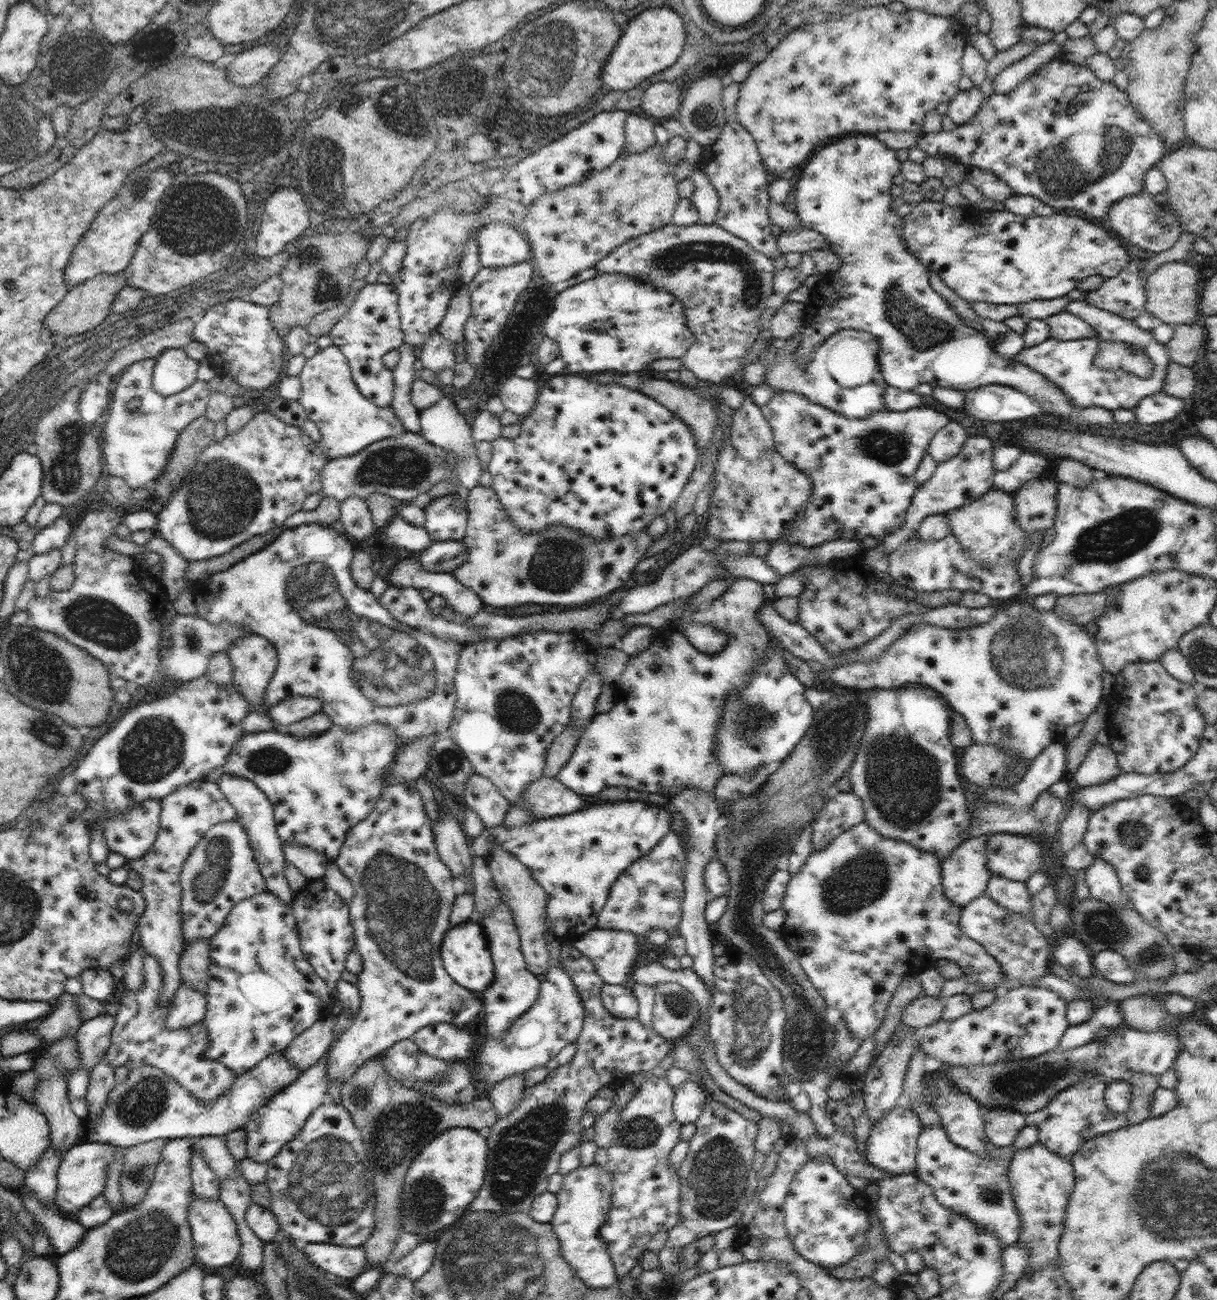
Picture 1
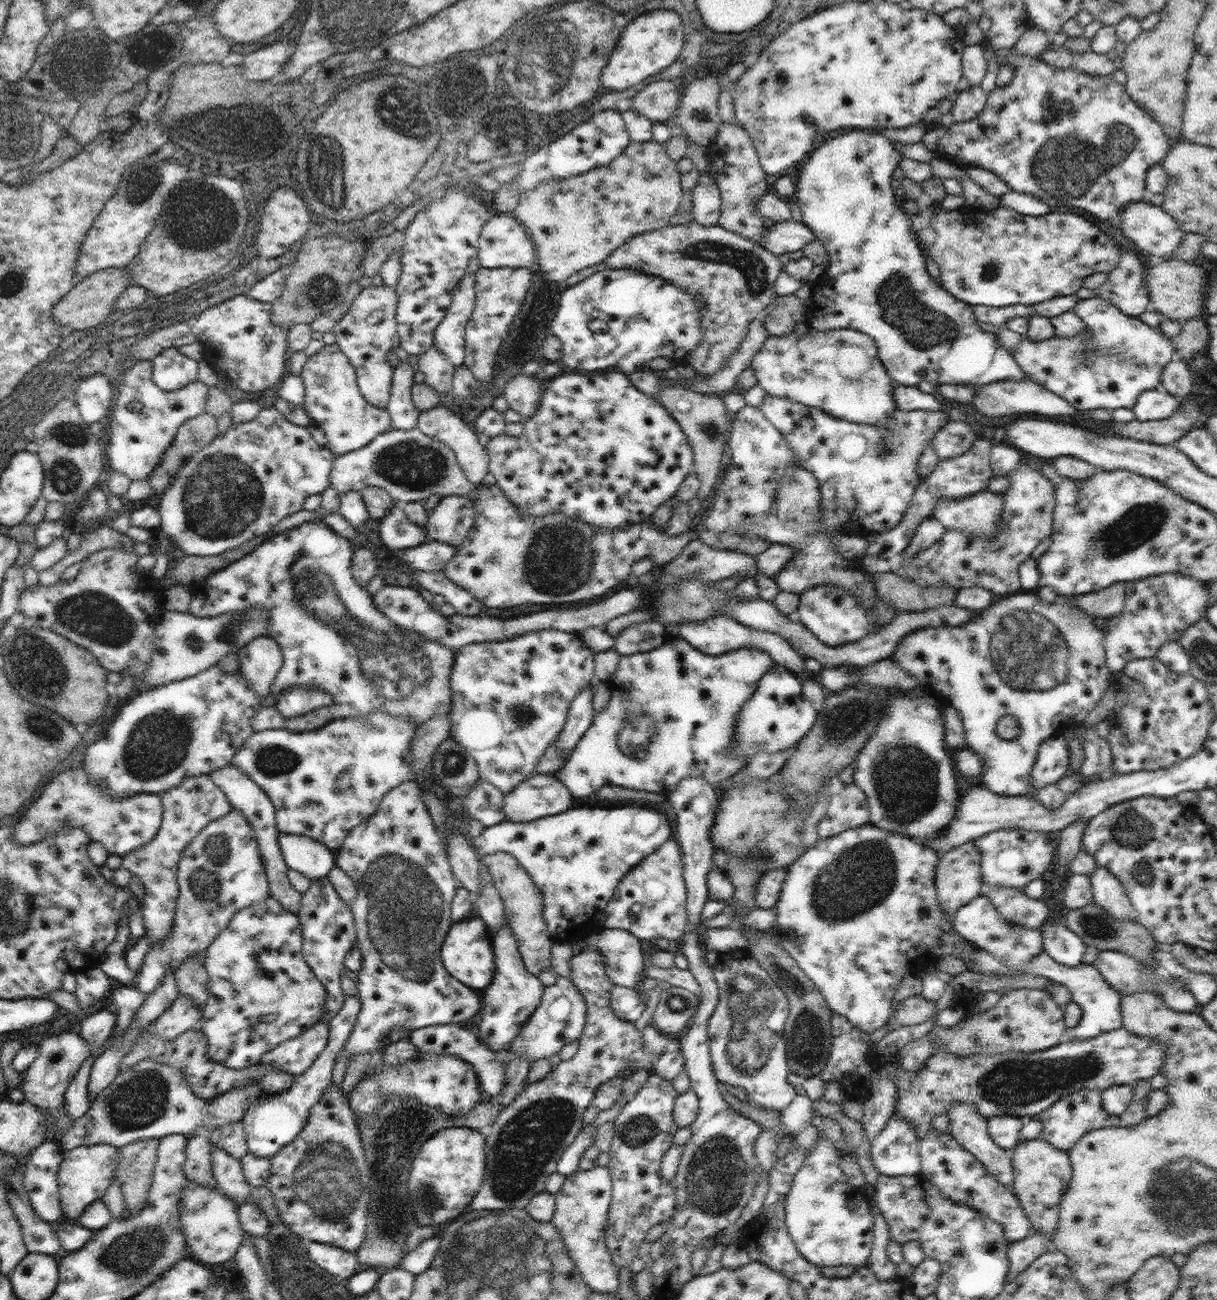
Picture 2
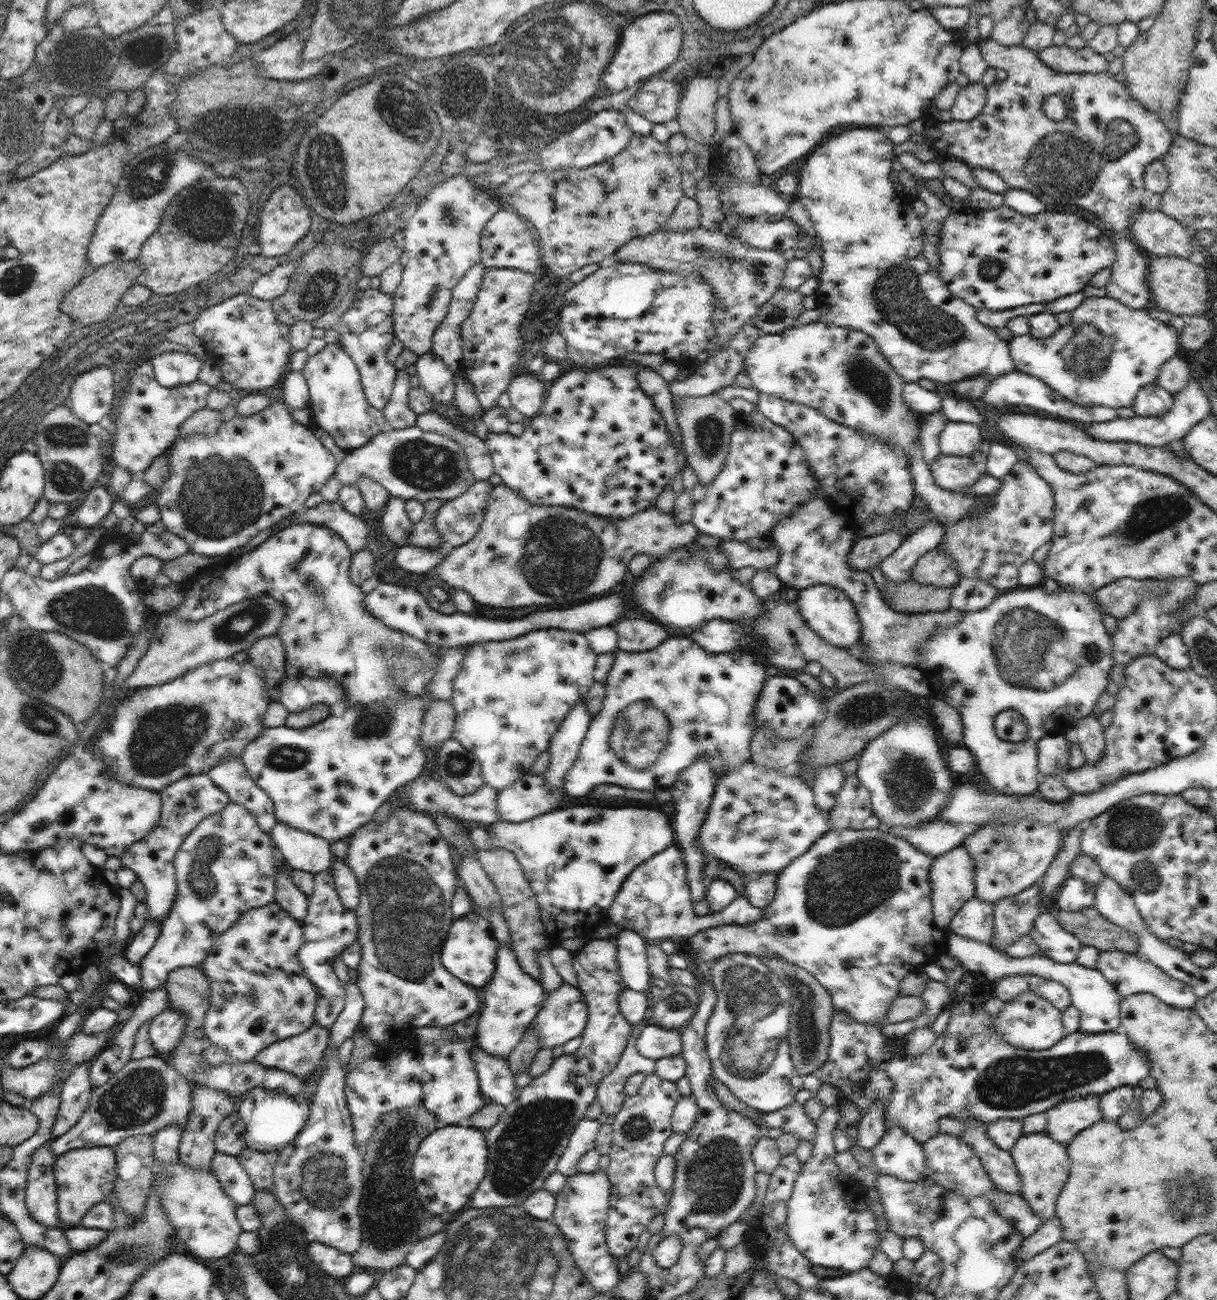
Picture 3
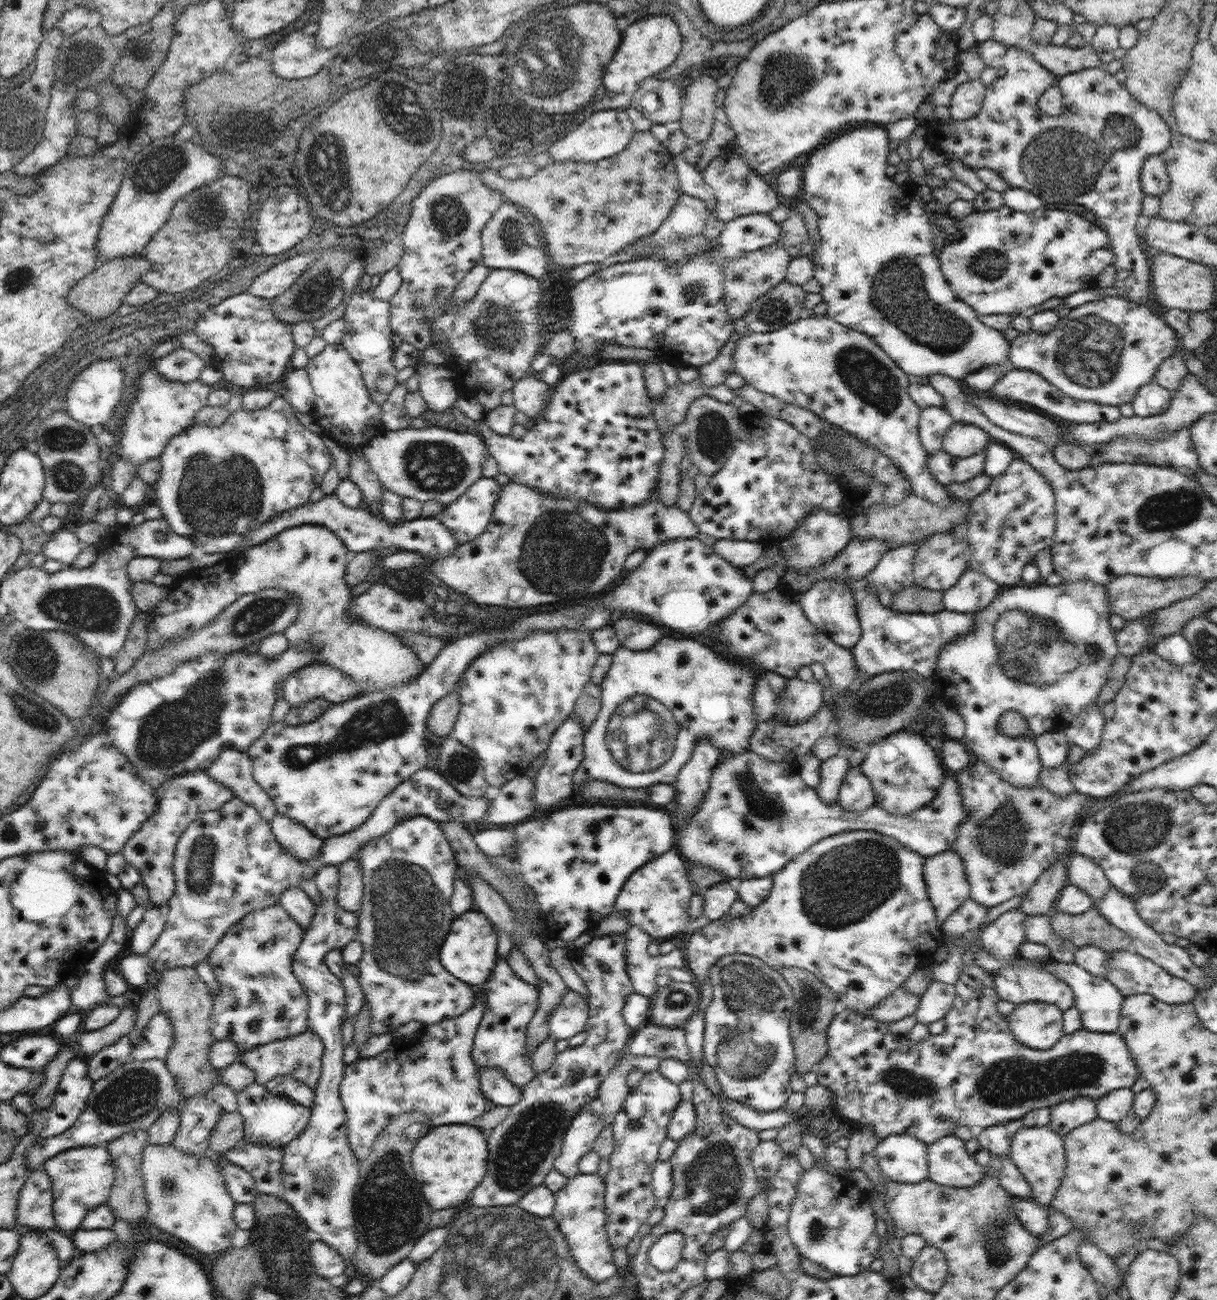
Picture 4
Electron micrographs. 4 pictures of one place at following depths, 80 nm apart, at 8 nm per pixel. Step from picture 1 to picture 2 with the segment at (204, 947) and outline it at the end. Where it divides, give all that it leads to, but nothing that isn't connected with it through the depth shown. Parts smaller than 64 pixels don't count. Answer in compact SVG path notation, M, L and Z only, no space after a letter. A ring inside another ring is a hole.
M199 950L198 955L187 958L174 972L179 994L188 995L203 1010L209 995L209 976L204 966L203 951Z

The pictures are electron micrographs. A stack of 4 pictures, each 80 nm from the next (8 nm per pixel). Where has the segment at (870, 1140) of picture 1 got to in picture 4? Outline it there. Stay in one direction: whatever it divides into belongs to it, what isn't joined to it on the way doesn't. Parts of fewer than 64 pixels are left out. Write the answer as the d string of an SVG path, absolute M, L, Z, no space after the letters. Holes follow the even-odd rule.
M911 1134L882 1139L872 1153L883 1174L894 1182L917 1184L927 1179L927 1144Z

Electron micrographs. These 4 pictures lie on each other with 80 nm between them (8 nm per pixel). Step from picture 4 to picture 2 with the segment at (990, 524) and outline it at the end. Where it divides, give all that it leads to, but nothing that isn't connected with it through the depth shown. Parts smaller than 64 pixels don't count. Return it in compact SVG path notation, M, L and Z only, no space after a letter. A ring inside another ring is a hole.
M1027 464L1019 465L1010 472L1009 479L1010 486L1002 493L1003 530L991 538L979 536L969 541L961 530L946 529L941 540L900 563L901 576L914 581L916 585L935 589L944 586L956 589L980 586L998 596L1020 592L1019 567L1031 556L1034 548L1052 534L1055 488L1041 472Z

